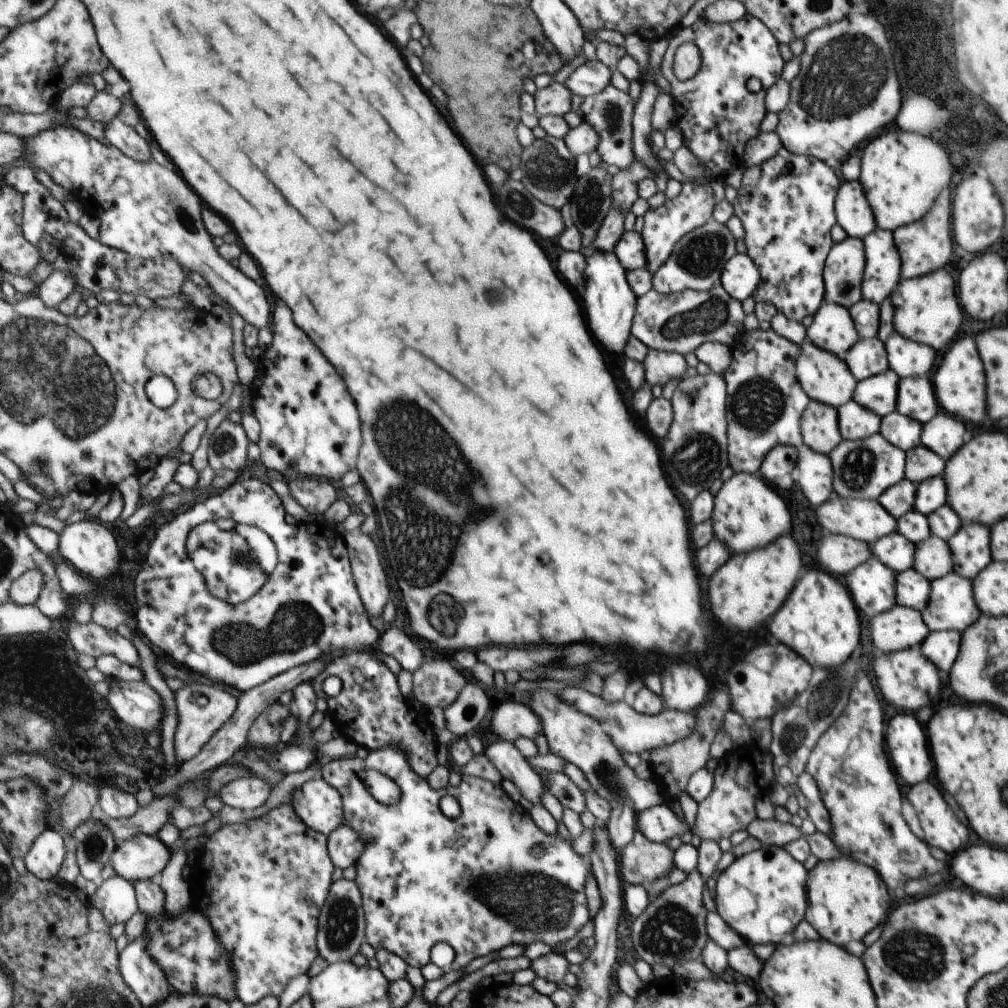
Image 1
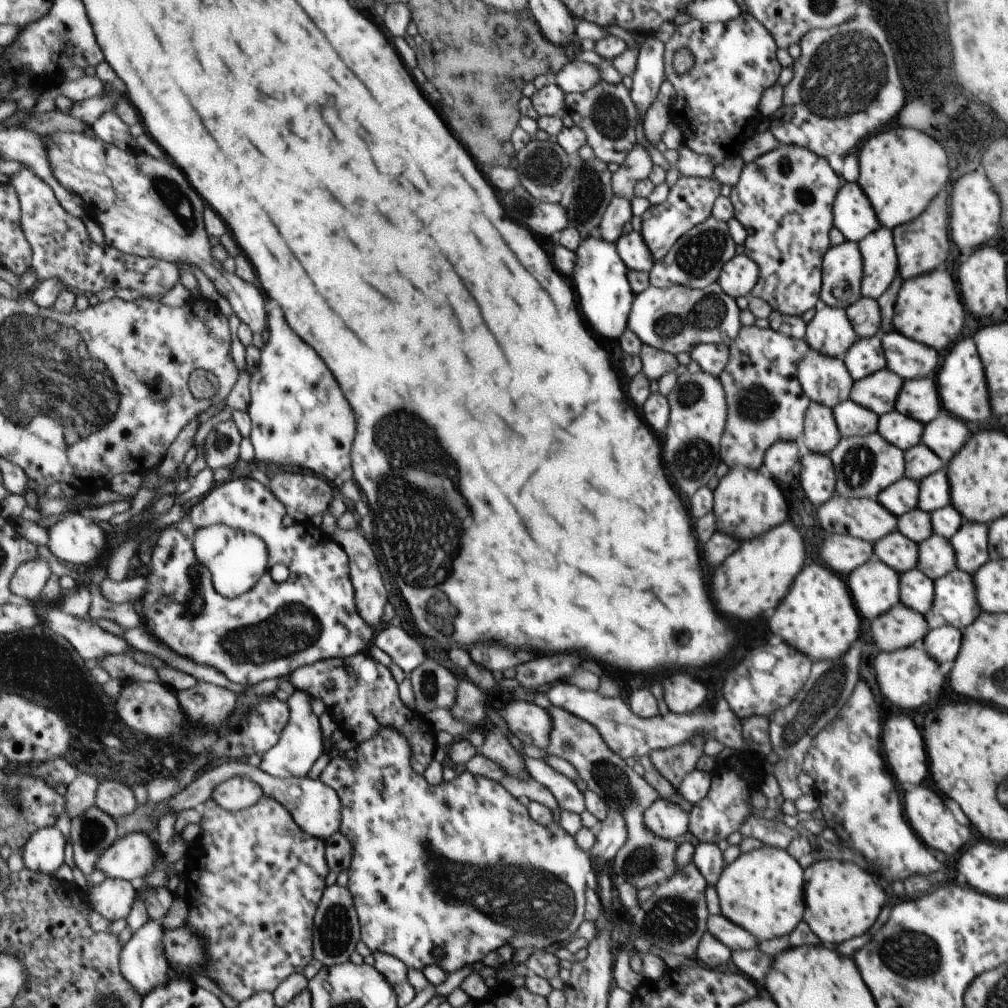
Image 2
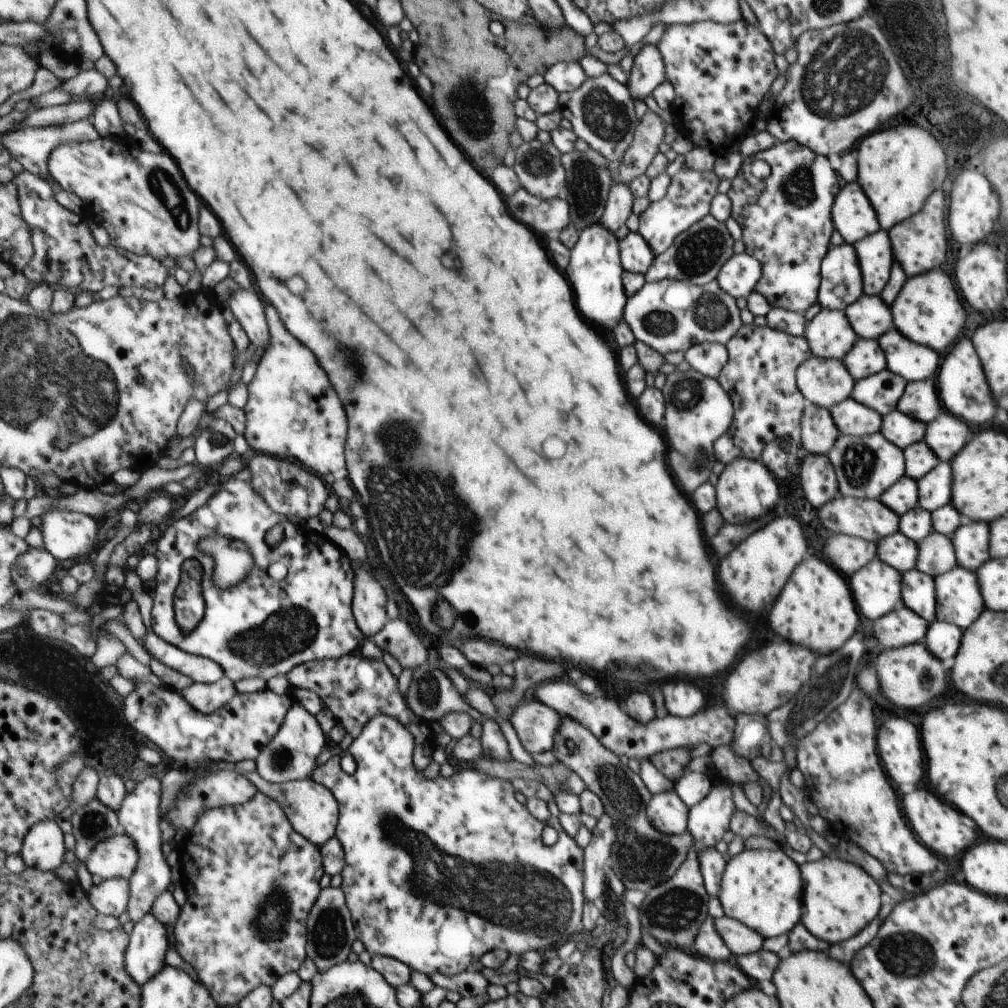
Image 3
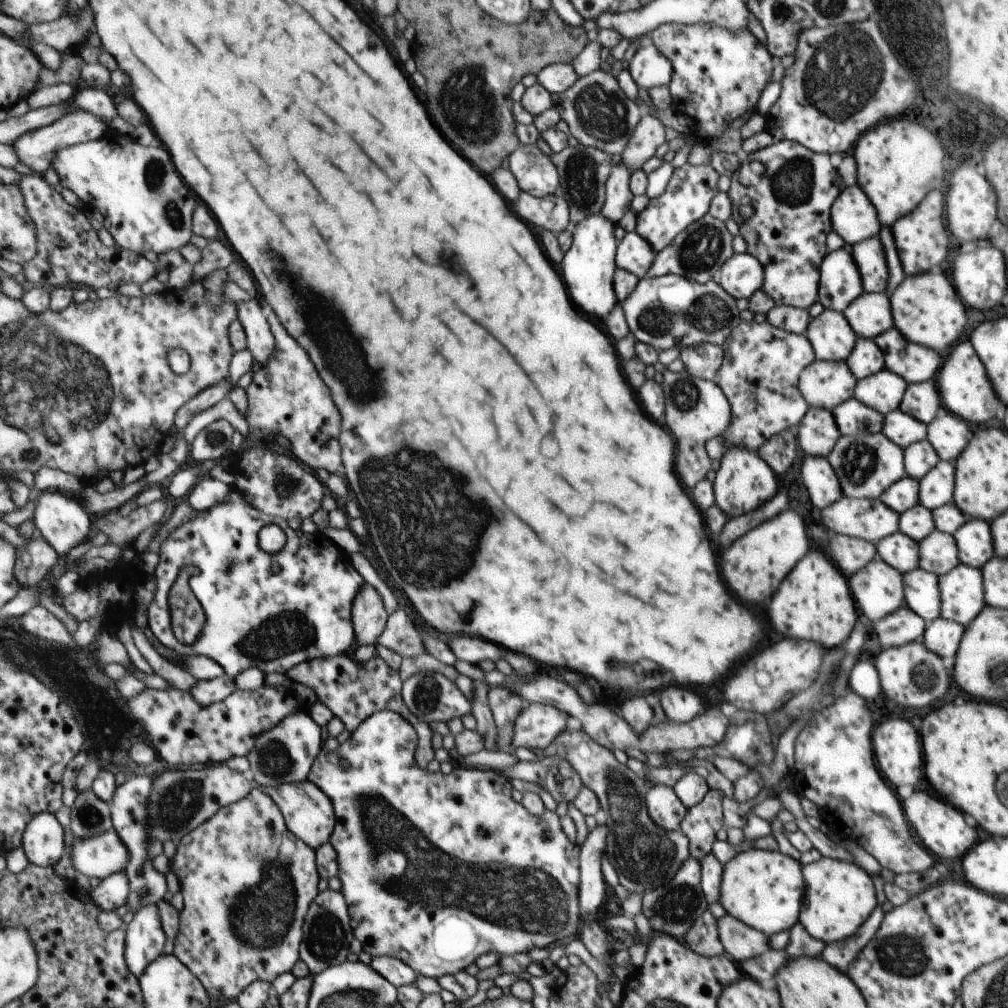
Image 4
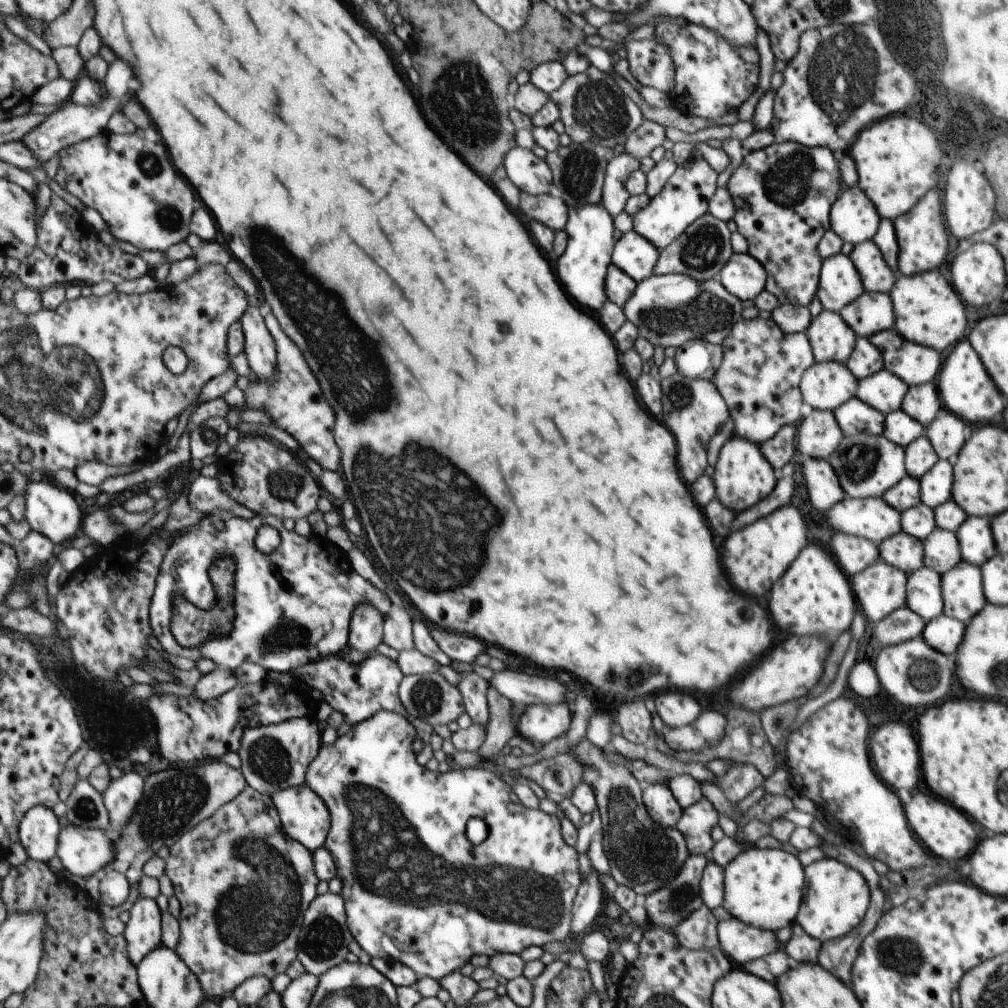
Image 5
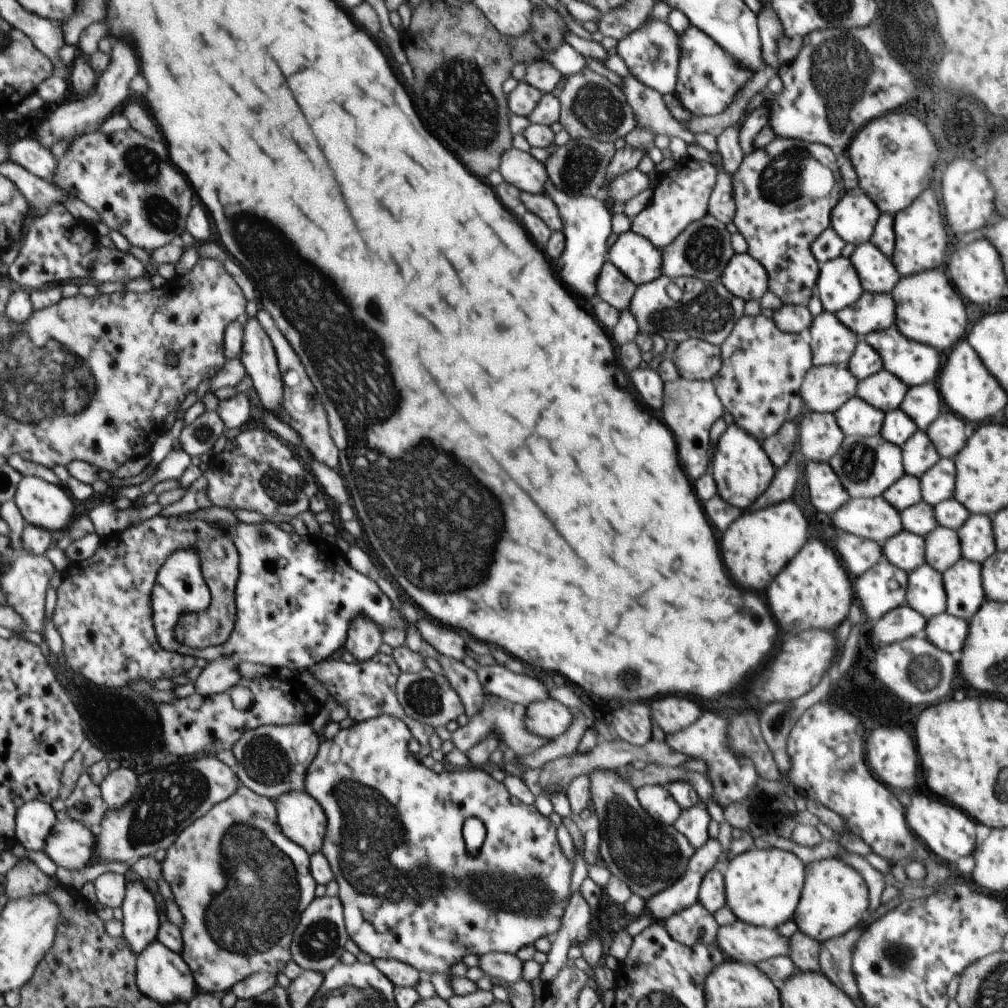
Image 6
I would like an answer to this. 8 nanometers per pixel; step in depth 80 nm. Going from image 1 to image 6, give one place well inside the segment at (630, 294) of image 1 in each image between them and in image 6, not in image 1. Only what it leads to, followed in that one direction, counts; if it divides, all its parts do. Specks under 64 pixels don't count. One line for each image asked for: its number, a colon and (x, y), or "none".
2: (600, 276)
3: (594, 270)
4: (589, 265)
5: (584, 264)
6: (586, 223)

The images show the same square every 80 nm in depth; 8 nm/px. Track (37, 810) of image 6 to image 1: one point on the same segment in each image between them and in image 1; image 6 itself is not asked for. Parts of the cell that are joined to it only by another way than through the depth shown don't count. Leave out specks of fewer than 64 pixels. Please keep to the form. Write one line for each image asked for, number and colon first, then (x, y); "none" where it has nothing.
1: (47, 855)
2: (44, 853)
3: (44, 848)
4: (44, 840)
5: (40, 830)

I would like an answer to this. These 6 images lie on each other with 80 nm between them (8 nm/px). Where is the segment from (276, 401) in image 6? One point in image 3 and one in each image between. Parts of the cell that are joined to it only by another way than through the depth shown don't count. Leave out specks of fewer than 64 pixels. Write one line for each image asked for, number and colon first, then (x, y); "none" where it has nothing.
3: (246, 305)
4: (261, 341)
5: (261, 352)

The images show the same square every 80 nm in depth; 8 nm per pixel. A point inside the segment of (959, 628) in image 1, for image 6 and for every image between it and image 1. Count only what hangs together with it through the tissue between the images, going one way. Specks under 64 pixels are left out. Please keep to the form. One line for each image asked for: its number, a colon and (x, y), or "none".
2: (954, 603)
3: (958, 601)
4: (961, 595)
5: (961, 586)
6: (962, 586)

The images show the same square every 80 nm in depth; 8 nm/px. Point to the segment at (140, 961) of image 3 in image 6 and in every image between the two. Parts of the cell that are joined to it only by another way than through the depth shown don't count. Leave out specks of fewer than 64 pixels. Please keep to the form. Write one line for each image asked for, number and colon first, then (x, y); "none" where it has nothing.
4: (146, 938)
5: (144, 932)
6: (141, 920)

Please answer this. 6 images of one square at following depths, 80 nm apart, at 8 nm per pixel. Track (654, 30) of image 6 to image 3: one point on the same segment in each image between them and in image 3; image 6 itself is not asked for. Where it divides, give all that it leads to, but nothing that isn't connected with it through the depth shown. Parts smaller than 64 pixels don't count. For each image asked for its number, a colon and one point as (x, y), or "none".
3: (647, 72)
4: (648, 68)
5: (649, 63)

